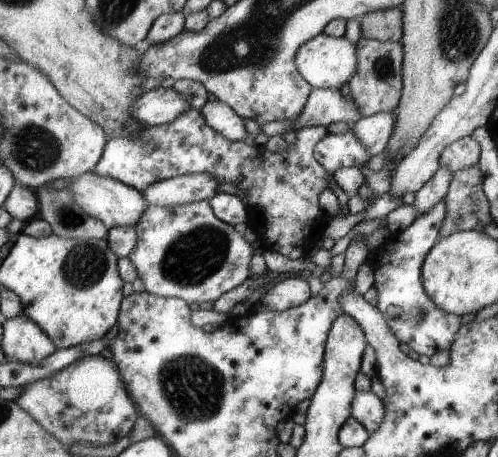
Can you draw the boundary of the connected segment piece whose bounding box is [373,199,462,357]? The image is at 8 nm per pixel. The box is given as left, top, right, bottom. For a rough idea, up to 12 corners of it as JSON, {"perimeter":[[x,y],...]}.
{"perimeter":[[444,199],[376,253],[376,308],[420,356],[451,350],[462,324],[424,290]]}

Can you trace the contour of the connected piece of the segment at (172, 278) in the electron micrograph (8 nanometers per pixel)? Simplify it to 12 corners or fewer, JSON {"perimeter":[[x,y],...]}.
{"perimeter":[[207,200],[148,205],[127,256],[146,291],[215,302],[254,248]]}

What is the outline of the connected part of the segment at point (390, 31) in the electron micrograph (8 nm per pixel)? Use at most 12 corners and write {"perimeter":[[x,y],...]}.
{"perimeter":[[400,7],[360,18],[361,38],[401,42]]}

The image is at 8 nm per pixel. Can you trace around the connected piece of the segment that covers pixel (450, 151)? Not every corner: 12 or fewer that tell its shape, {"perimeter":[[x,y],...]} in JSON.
{"perimeter":[[472,136],[458,138],[440,154],[454,176],[478,162],[481,146]]}

